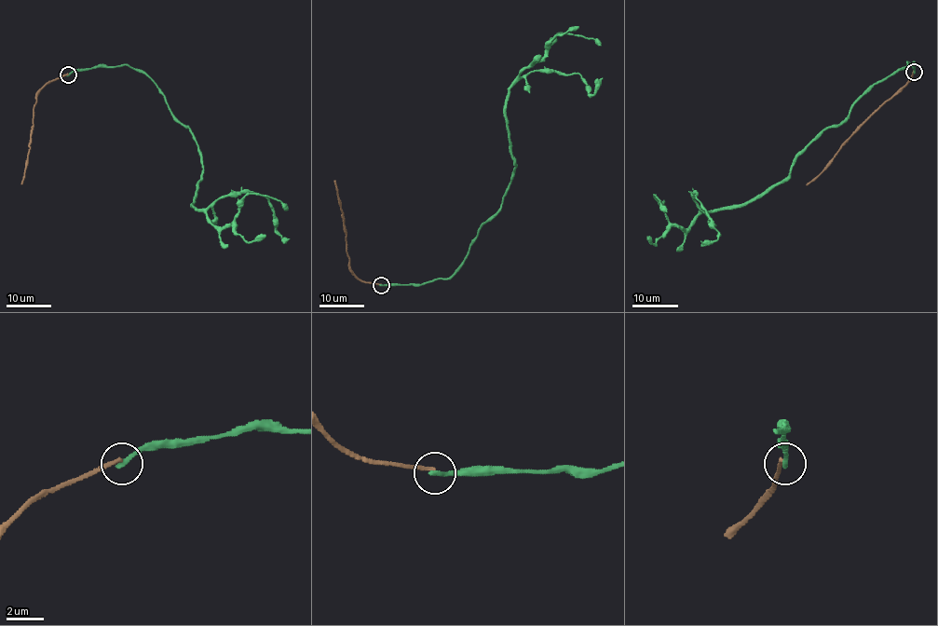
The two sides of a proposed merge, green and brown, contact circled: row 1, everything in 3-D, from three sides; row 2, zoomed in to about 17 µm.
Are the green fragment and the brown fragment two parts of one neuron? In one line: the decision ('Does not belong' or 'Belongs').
Does not belong

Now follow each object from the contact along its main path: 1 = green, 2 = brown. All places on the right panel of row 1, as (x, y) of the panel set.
1: (914, 73), (908, 62), (875, 84), (790, 172), (741, 204), (702, 210), (693, 194), (717, 234), (700, 241)
2: (914, 71), (910, 79), (878, 108), (827, 166), (807, 184)

